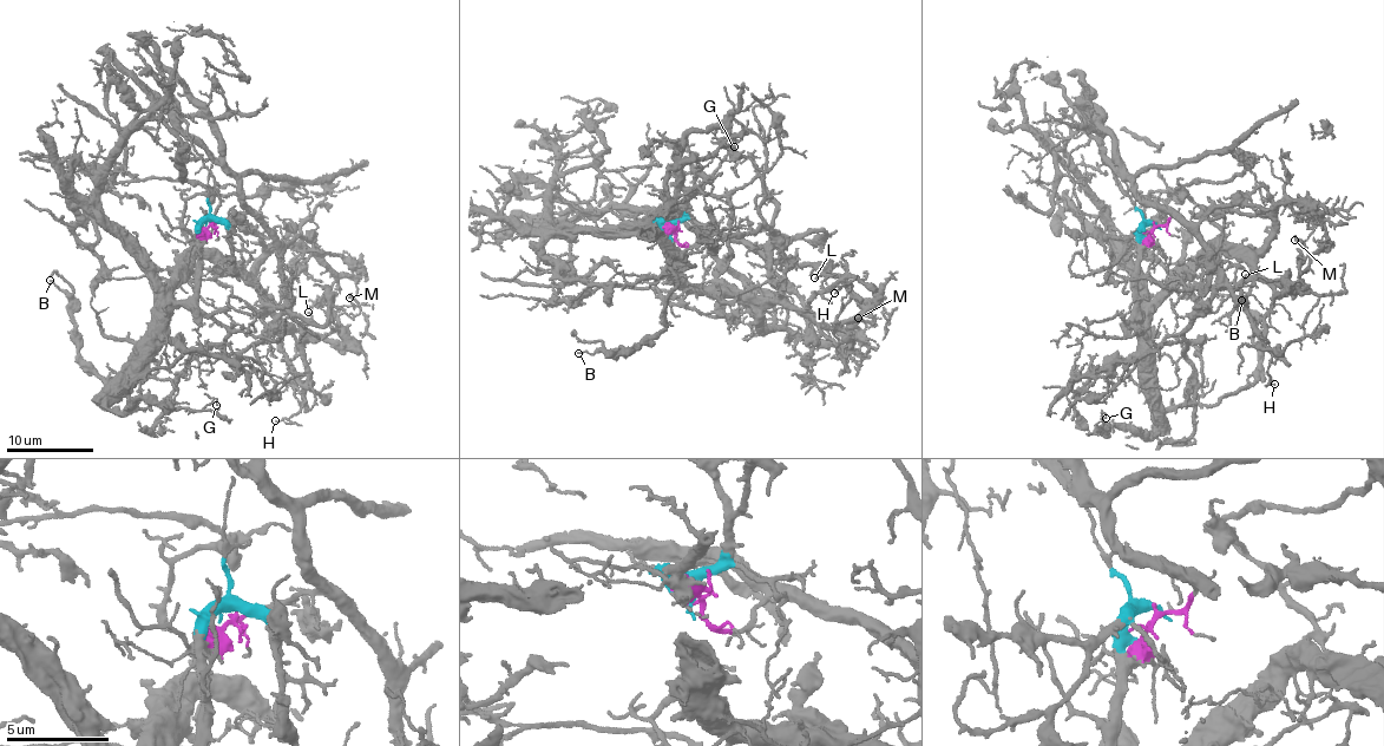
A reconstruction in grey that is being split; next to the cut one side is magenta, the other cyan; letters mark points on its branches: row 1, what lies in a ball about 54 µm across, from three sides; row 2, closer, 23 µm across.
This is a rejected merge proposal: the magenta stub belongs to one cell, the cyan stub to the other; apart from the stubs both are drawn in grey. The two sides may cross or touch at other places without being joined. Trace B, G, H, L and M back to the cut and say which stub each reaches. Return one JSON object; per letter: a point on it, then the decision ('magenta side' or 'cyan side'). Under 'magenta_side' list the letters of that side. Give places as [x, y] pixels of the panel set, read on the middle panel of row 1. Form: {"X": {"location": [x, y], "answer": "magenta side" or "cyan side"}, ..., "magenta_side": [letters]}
{"B": {"location": [578, 353], "answer": "cyan side"}, "G": {"location": [734, 146], "answer": "cyan side"}, "H": {"location": [834, 293], "answer": "magenta side"}, "L": {"location": [814, 277], "answer": "magenta side"}, "M": {"location": [858, 318], "answer": "cyan side"}, "magenta_side": ["H", "L"]}

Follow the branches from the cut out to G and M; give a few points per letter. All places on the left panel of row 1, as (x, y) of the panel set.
G: (210, 218), (197, 290), (107, 407), (143, 398), (217, 405)
M: (210, 218), (197, 290), (176, 303), (199, 256), (237, 262), (295, 329), (328, 335), (360, 312), (349, 298)

